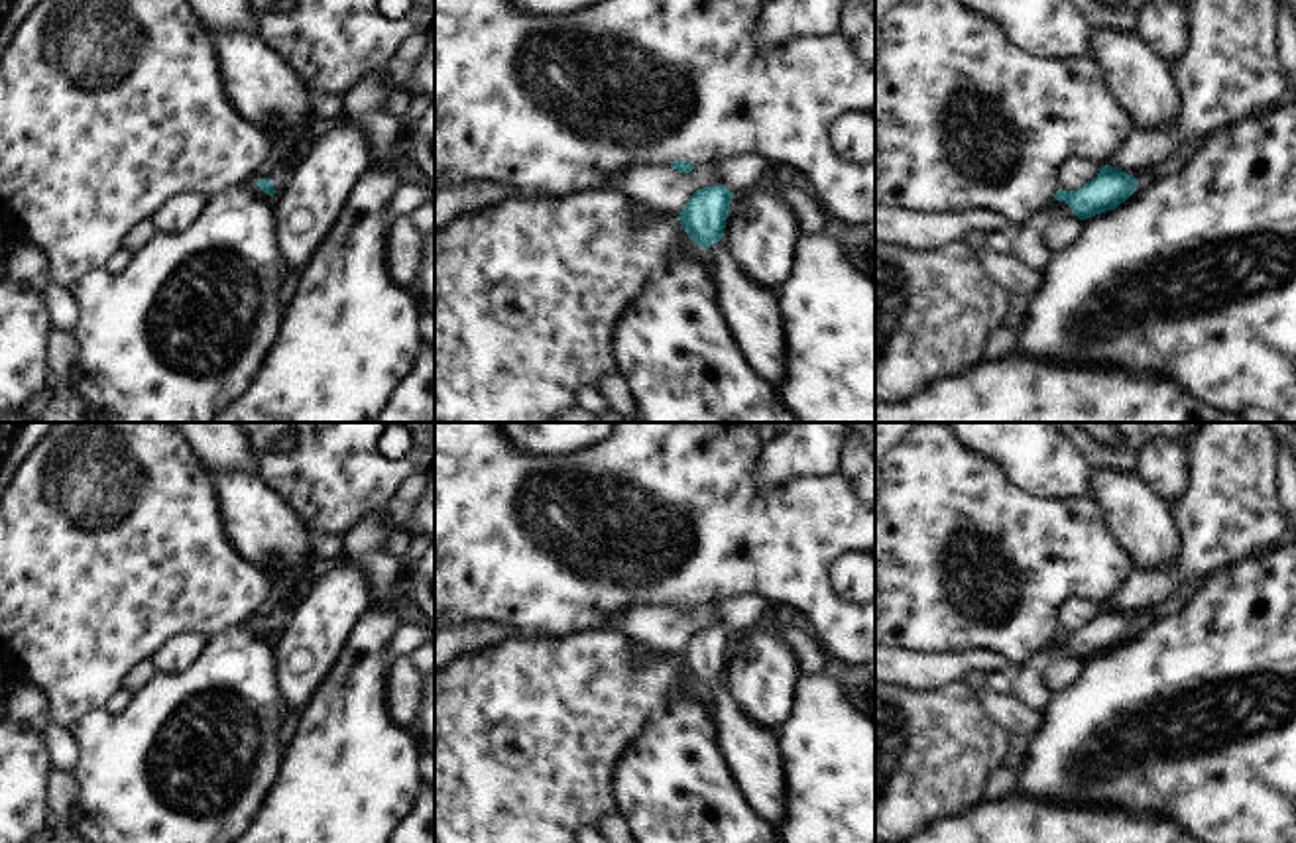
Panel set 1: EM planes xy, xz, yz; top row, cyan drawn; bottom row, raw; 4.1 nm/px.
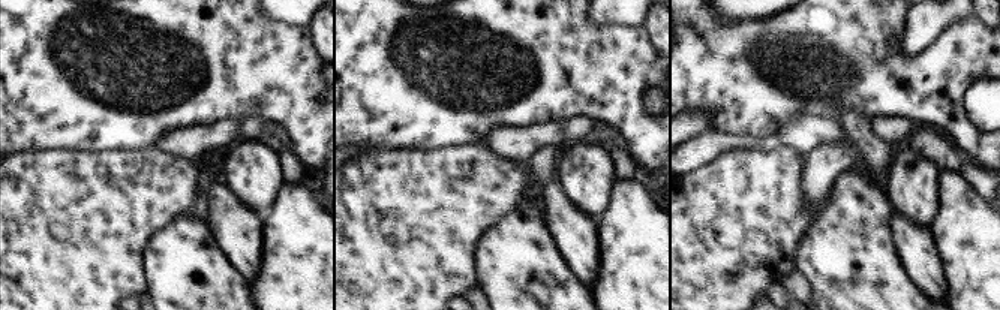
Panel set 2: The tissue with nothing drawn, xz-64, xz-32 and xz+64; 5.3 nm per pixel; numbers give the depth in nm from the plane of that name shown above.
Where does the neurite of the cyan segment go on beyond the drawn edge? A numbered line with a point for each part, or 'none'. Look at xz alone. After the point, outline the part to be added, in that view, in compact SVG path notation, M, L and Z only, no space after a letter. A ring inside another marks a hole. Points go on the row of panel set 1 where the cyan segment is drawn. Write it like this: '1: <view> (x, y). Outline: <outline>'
1: xz (752, 313). Outline: M718 242L704 248L716 277L716 301L749 367L773 387L787 371L787 344L775 291L753 283Z

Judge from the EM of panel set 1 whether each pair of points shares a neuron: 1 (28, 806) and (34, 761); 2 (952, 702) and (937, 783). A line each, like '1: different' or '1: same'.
1: same
2: same

